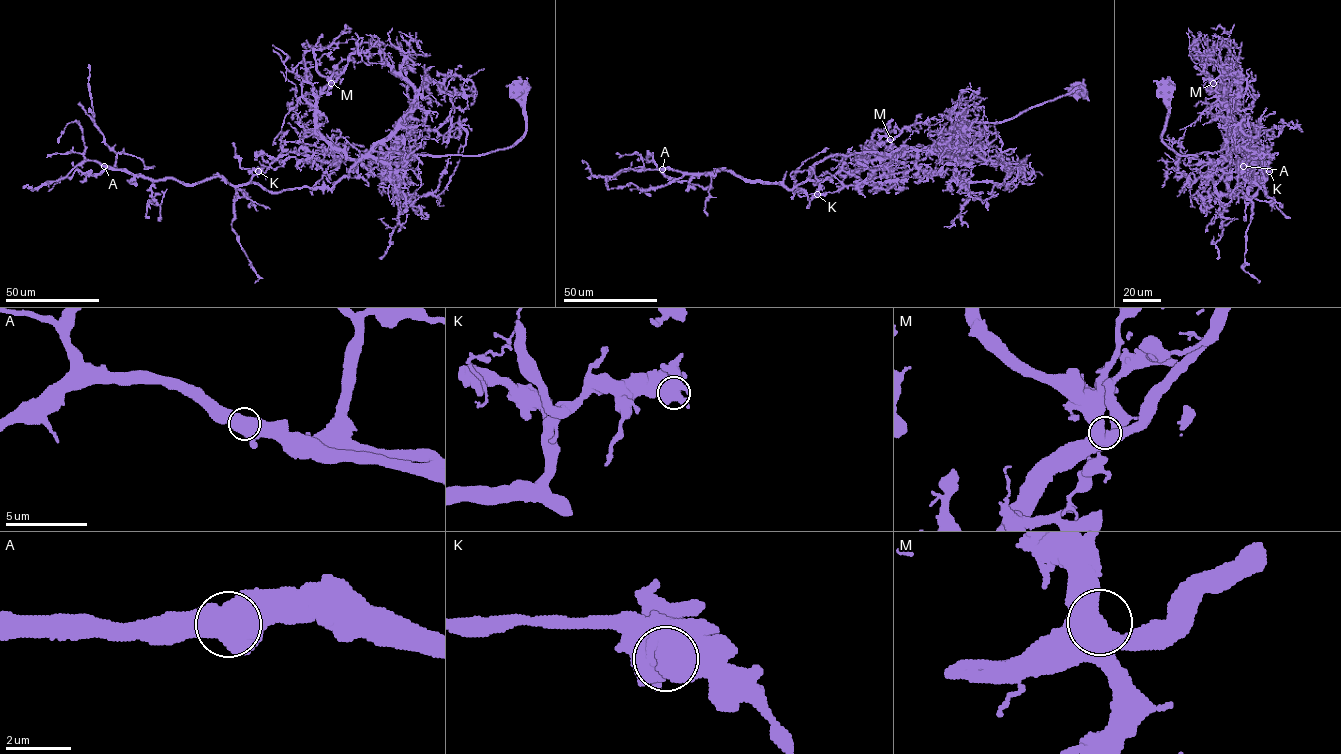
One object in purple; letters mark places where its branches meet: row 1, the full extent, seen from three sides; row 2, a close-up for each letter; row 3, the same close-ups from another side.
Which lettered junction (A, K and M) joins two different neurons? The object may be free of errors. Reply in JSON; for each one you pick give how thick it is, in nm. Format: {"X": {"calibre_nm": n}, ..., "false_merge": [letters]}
{"false_merge": []}

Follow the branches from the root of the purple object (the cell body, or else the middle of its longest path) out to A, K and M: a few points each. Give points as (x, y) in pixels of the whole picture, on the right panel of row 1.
A: (1164, 89), (1162, 140), (1170, 149), (1219, 151), (1229, 192), (1264, 184), (1245, 179), (1244, 166)
K: (1164, 89), (1162, 140), (1175, 153), (1224, 159), (1237, 148), (1255, 154), (1245, 156), (1256, 173), (1269, 171)
M: (1164, 89), (1167, 114), (1162, 140), (1179, 155), (1219, 151), (1224, 159), (1230, 153), (1232, 136), (1213, 83)

